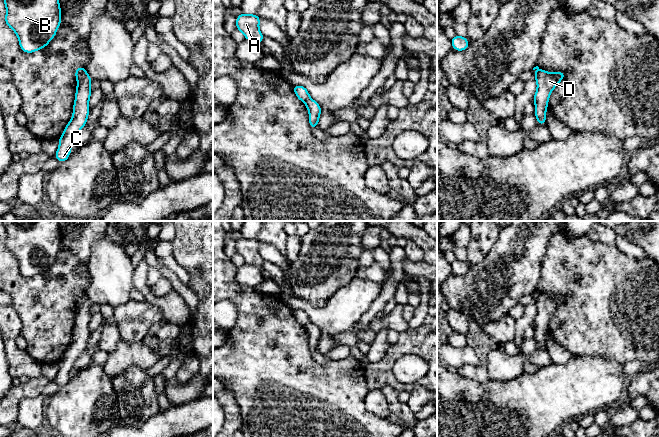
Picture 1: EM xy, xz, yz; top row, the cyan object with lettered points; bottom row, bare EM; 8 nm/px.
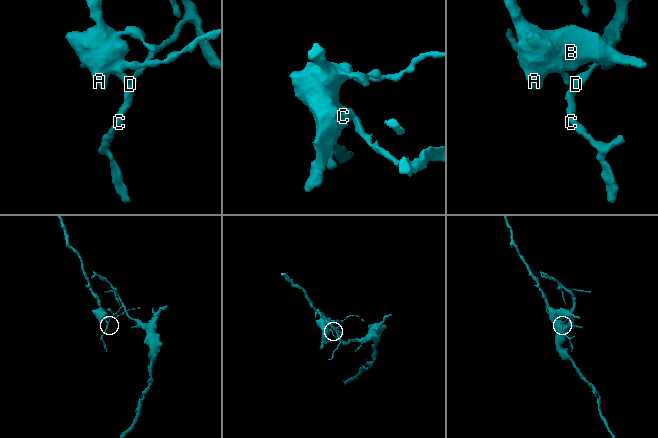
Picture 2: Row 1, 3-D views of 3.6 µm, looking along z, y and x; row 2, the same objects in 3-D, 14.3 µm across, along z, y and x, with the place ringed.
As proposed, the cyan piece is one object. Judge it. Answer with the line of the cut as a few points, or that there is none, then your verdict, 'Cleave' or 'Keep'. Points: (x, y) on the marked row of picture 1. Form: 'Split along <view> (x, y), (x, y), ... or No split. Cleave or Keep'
Split along xy (86, 72), (77, 81). Cleave

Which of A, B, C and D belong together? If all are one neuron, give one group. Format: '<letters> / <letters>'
A B / C D

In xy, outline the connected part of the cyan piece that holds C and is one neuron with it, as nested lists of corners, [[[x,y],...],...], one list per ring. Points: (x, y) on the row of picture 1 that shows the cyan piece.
[[[86,72],[81,80],[77,81],[75,102],[73,104],[73,115],[59,140],[58,150],[54,157],[61,163],[65,162],[70,154],[73,141],[80,130],[87,124],[87,118],[90,111],[89,99],[91,96],[90,85],[92,79]]]

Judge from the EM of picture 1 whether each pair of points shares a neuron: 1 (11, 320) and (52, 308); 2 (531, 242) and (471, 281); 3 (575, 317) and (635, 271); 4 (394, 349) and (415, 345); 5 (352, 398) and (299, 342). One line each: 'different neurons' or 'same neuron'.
1: different neurons
2: same neuron
3: same neuron
4: same neuron
5: same neuron

